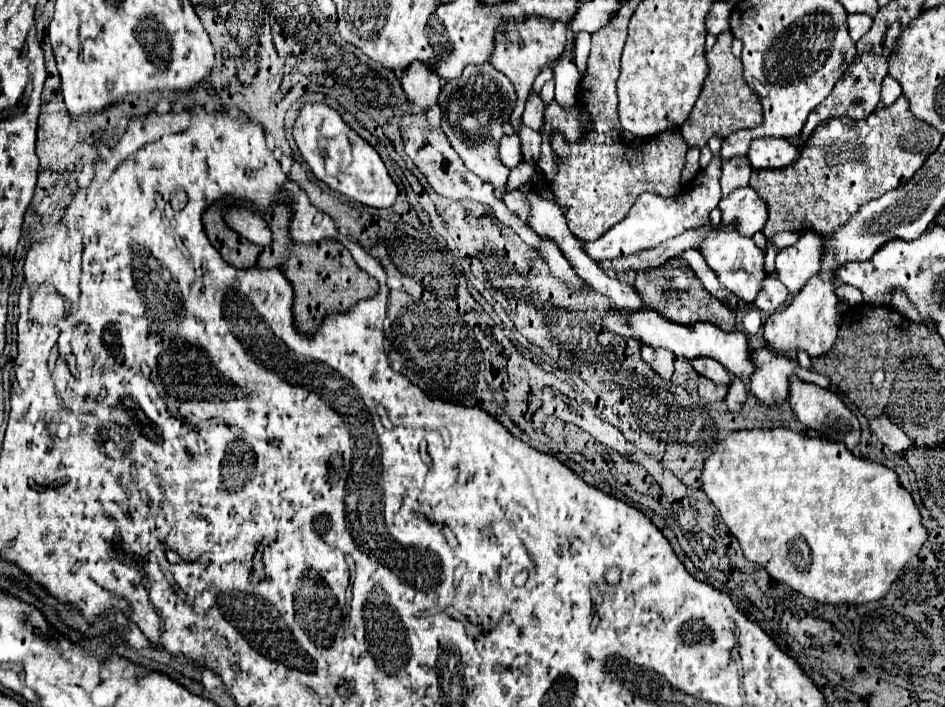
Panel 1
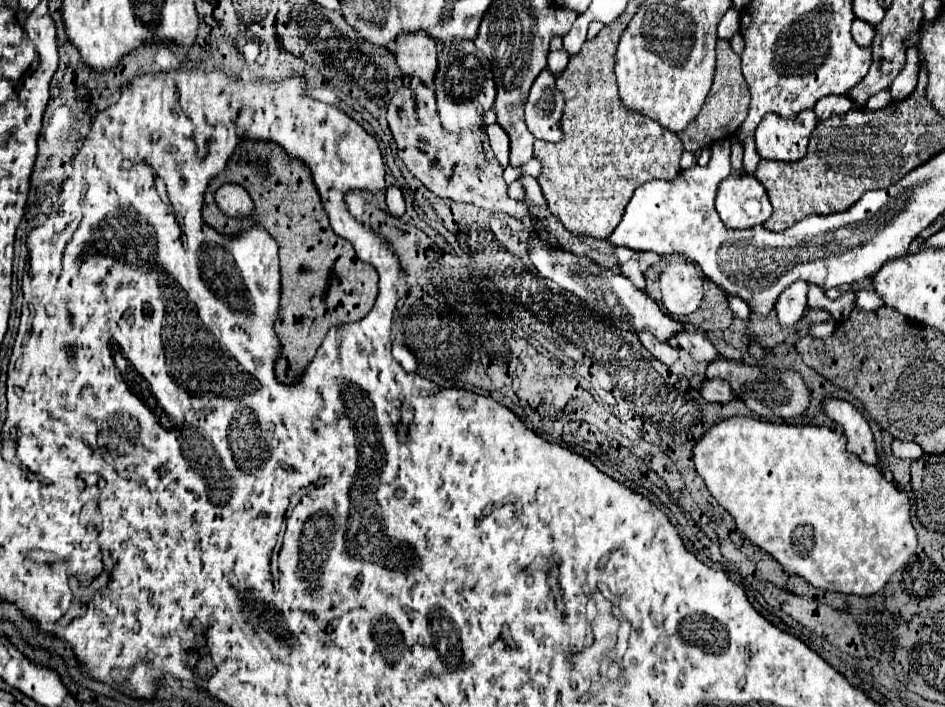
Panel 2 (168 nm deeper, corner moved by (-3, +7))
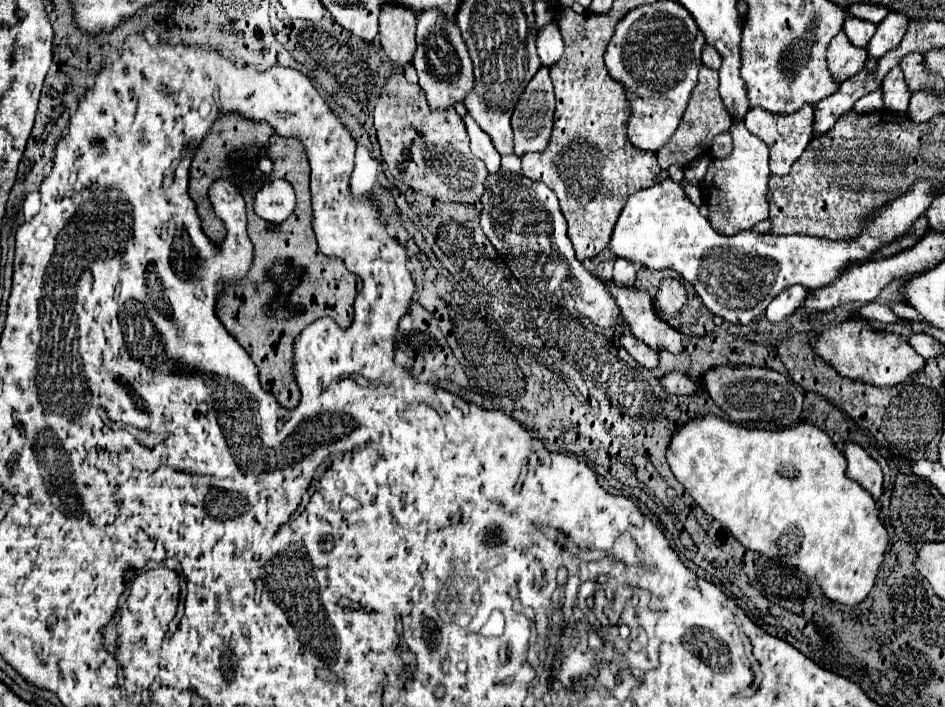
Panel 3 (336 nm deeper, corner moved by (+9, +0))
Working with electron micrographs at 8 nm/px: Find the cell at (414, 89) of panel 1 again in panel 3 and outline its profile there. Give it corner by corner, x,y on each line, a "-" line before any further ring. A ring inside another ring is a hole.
398,5
384,7
380,15
380,43
394,67
408,67
416,53
416,13

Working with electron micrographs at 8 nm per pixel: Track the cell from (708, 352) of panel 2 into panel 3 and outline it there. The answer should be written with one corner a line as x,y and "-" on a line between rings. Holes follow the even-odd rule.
608,281
608,287
622,311
622,317
628,321
630,331
634,337
644,341
648,347
656,351
672,351
674,355
680,355
684,351
682,335
674,331
668,323
664,323
652,305
652,299
646,291
618,287
612,281

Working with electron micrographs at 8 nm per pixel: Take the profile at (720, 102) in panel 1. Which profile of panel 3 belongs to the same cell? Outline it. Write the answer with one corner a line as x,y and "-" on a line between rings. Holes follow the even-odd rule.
702,65
700,75
698,75
698,85
692,91
688,109
680,121
680,129
676,129
676,137
672,137
672,141
668,141
668,145
664,145
664,149
660,149
660,153
658,153
660,167
668,169
674,163
684,167
698,155
708,153
712,147
712,139
720,133
726,133
730,129
732,121
734,121
734,117
728,113
728,109
724,109
722,97
718,93
718,71

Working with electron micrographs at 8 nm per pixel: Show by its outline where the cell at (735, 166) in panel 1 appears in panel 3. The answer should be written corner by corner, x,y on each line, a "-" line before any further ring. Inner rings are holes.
730,133
718,135
716,141
712,143
712,155
714,155
714,159
726,157
730,151
732,151
732,137
730,137

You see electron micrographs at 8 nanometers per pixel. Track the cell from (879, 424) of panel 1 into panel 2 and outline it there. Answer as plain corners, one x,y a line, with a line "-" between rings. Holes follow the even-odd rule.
900,440
892,442
892,452
894,452
894,456
908,458
908,460
918,460
924,454
920,450
920,446
916,446
914,442
900,442

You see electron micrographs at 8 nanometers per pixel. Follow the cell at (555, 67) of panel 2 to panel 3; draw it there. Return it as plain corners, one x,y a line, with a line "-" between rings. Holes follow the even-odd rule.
548,23
540,33
538,33
538,57
544,67
552,67
556,61
560,61
564,53
562,45
562,35
556,23

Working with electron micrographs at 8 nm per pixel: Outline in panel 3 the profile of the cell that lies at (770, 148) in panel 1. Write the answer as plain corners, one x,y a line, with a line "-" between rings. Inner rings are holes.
804,105
802,109
798,109
792,115
774,115
768,113
764,109
750,109
744,117
746,129
760,137
768,149
770,149
770,171
774,175
788,175
790,173
790,165
802,155
802,151
806,149
806,145
812,139
812,105

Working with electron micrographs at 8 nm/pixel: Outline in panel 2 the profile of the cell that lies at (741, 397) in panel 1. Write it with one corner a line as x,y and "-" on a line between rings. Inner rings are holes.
702,380
702,384
698,386
698,392
702,394
702,398
706,402
718,402
718,404
724,404
724,402
730,402
734,398
732,390
726,386
724,380

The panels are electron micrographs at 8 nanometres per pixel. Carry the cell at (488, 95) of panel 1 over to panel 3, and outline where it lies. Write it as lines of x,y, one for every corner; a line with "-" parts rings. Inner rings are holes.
426,11
418,15
416,43
418,49
414,55
414,67
420,77
420,87
428,97
428,105
432,109
448,109
464,101
464,95
470,93
474,85
474,71
458,25
446,21
440,11

